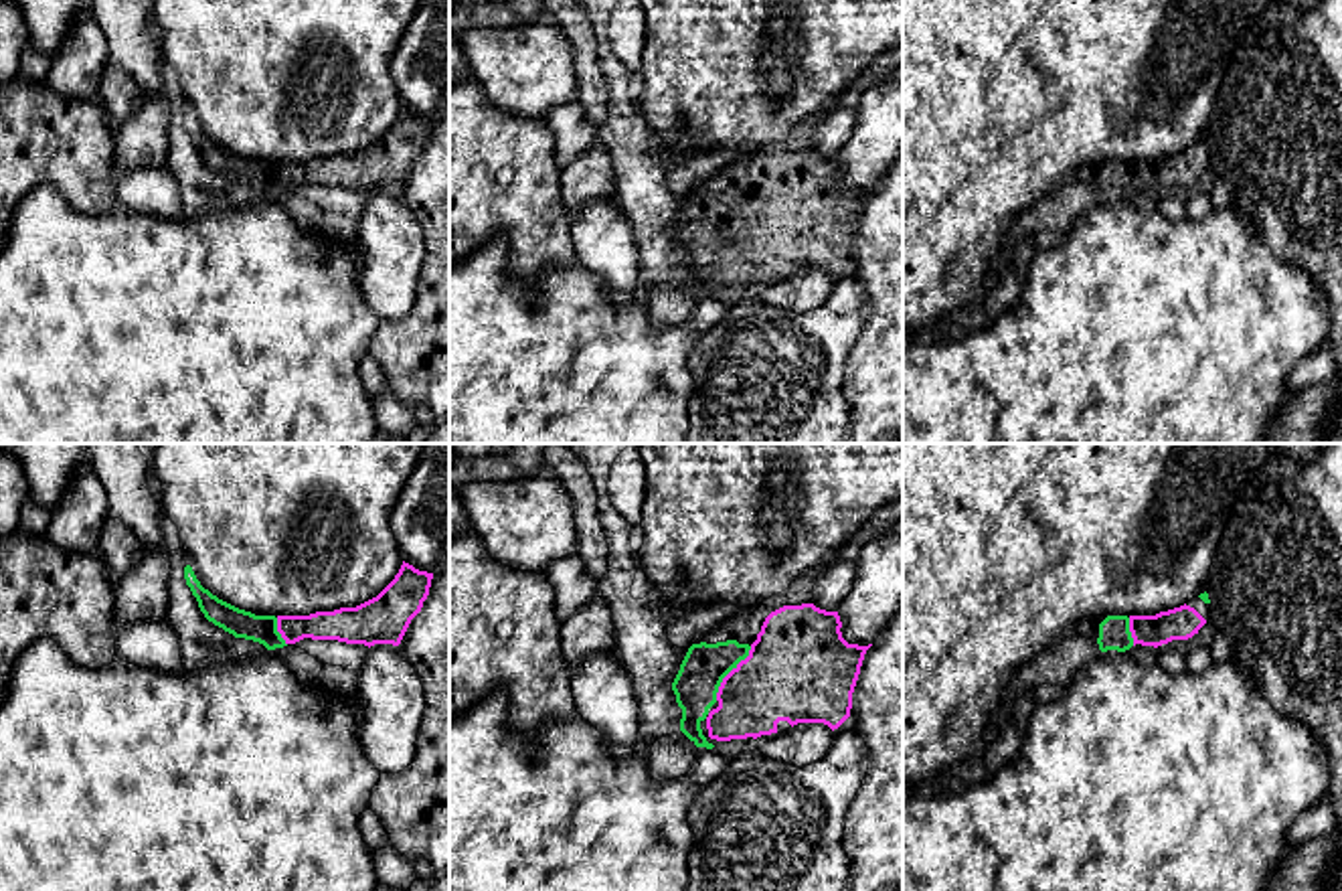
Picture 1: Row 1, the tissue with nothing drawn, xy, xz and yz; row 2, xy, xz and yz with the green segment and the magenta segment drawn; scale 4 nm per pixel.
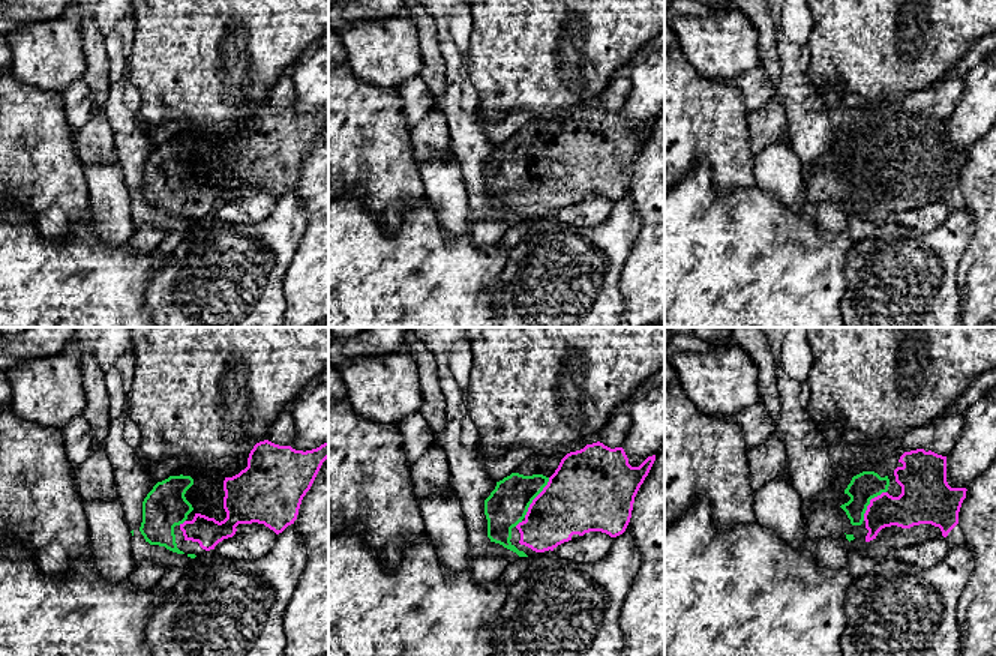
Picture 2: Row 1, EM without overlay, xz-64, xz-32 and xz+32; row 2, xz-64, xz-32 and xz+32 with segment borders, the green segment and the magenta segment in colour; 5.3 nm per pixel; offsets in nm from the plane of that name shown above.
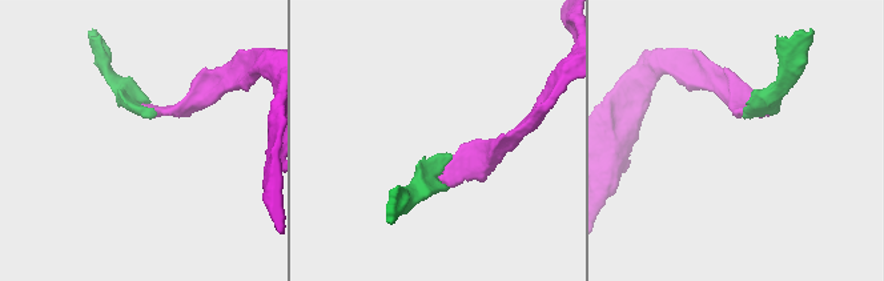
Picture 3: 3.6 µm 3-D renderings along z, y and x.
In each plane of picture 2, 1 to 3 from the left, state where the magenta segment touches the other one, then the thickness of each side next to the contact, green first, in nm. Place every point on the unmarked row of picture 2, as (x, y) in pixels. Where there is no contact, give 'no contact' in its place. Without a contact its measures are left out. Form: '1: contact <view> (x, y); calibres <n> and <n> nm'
1: contact xz-64 (182, 186); calibres 240 and 160 nm
2: contact xz-32 (536, 159); calibres 220 and 400 nm
3: contact xz+32 (869, 167); calibres 150 and 200 nm

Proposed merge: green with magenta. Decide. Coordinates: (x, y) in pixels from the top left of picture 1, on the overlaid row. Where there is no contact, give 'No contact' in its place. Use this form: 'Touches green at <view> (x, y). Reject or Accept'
Touches green at xz (729, 671). Accept

